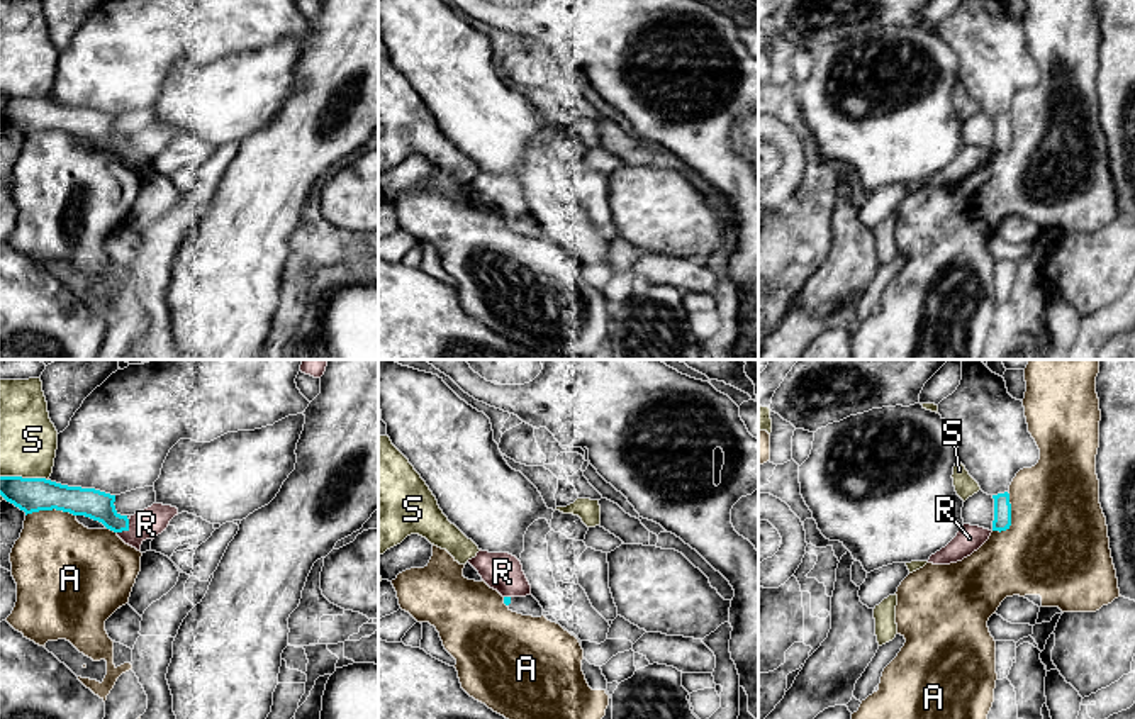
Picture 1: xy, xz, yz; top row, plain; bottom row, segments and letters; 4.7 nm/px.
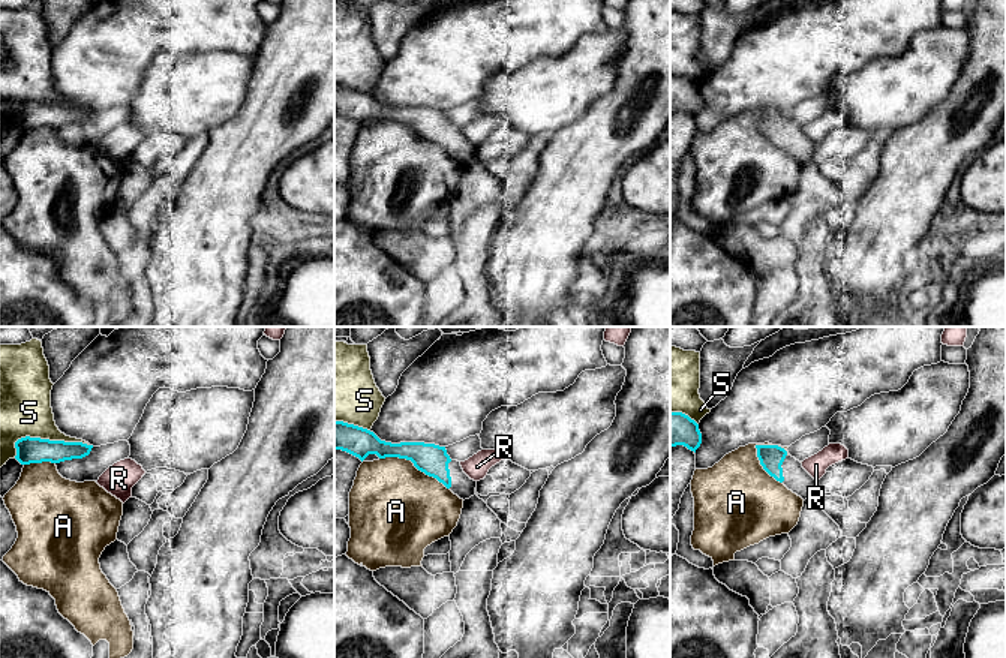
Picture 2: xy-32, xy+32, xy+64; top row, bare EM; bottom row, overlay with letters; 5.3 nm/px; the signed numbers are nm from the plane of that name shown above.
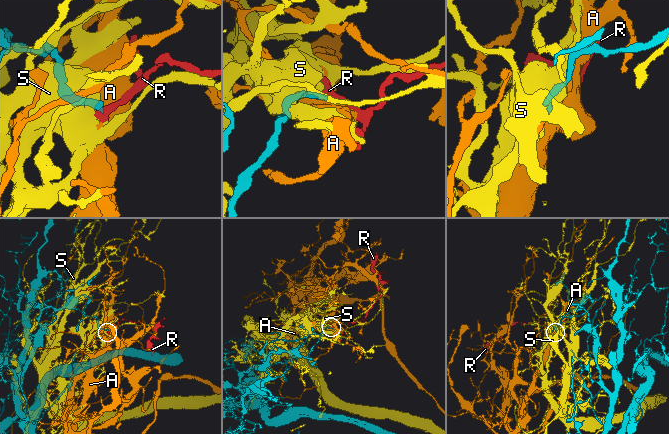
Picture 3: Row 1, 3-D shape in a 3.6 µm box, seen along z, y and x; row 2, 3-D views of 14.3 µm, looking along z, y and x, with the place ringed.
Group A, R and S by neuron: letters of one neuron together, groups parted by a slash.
A / R / S

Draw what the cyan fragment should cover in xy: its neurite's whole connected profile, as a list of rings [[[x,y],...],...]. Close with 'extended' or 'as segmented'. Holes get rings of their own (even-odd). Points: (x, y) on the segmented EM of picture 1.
[[[0,477],[0,495],[27,514],[63,510],[102,522],[114,532],[129,531],[127,516],[115,510],[115,495],[68,487],[46,478]]] | as segmented

